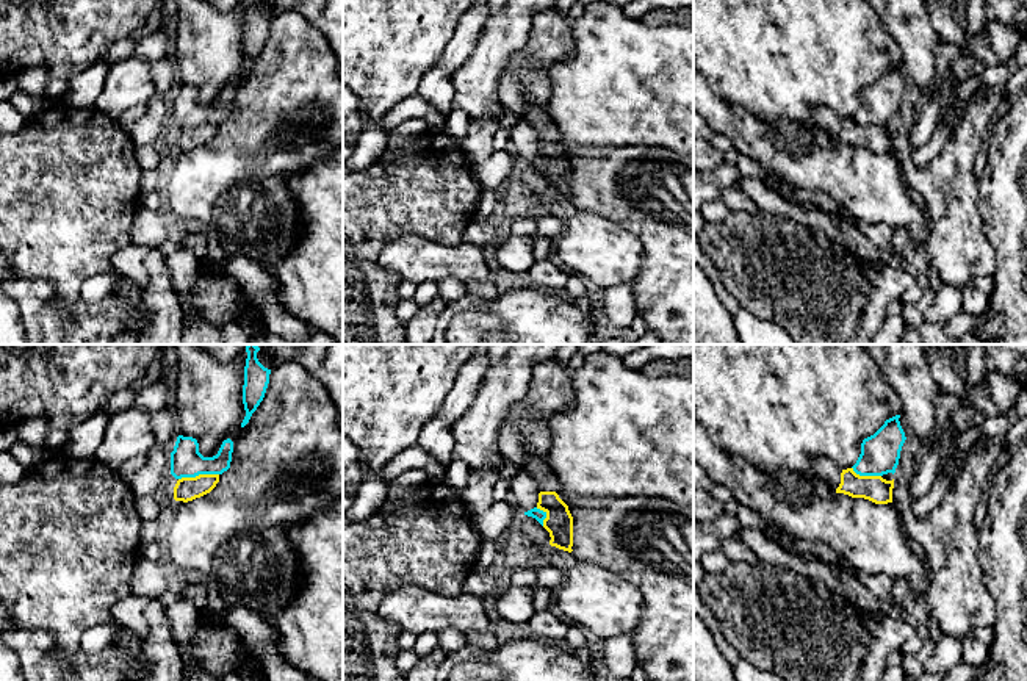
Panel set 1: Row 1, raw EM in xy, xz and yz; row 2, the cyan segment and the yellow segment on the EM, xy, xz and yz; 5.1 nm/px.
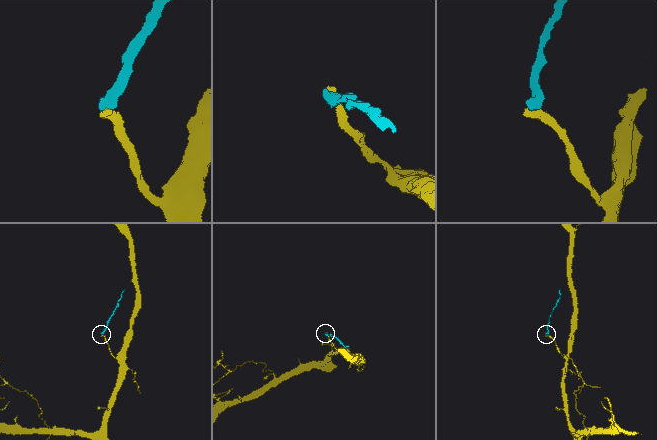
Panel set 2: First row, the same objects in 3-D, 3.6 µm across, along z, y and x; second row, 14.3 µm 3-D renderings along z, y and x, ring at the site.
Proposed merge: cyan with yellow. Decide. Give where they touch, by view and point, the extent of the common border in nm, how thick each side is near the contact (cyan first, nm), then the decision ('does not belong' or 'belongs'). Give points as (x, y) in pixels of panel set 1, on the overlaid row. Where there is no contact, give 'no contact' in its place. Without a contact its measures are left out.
xy (198, 475) | 220 nm | 160/130 nm | does not belong

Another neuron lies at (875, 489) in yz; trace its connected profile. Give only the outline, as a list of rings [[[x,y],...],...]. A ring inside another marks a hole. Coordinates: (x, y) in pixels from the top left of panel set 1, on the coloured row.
[[[816,457],[811,465],[813,476],[827,484],[833,492],[852,498],[864,498],[875,504],[892,503],[894,479],[881,476],[859,476],[853,468],[841,470],[827,457]]]

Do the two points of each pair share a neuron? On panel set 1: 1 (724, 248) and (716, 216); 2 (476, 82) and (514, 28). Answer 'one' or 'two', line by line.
1: two
2: one

